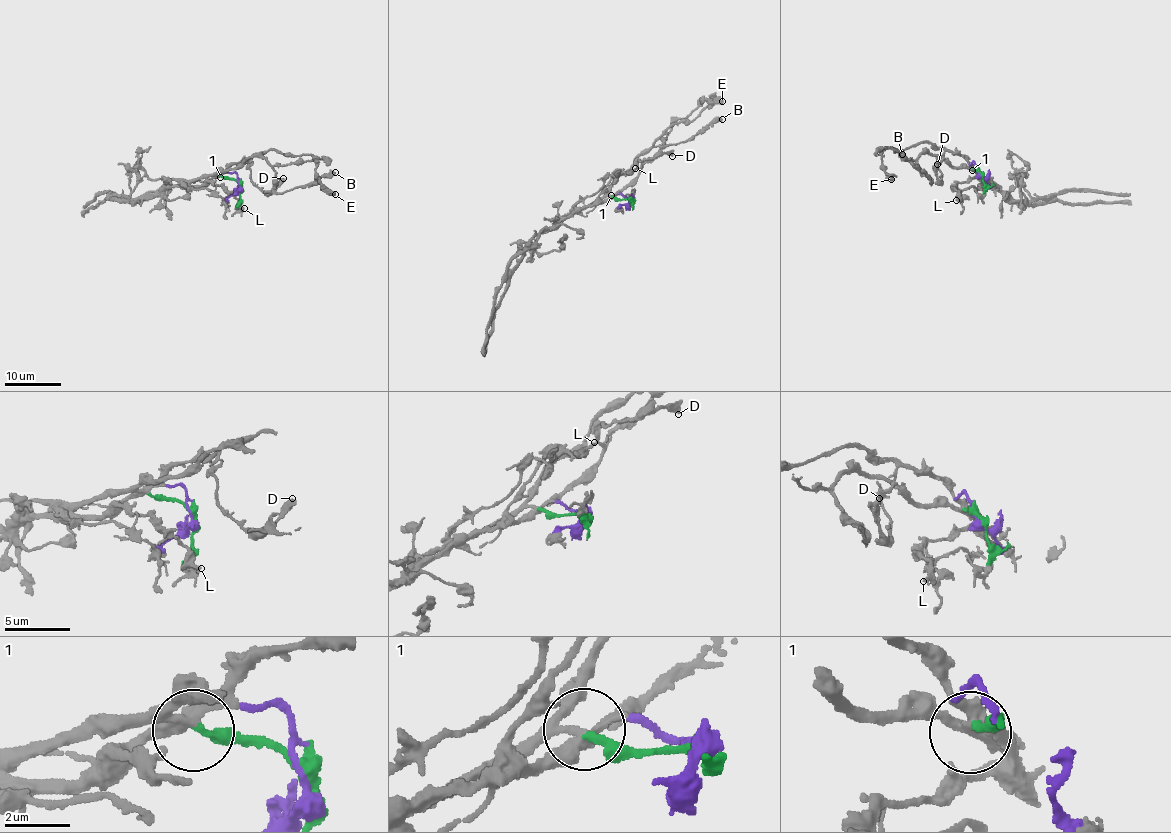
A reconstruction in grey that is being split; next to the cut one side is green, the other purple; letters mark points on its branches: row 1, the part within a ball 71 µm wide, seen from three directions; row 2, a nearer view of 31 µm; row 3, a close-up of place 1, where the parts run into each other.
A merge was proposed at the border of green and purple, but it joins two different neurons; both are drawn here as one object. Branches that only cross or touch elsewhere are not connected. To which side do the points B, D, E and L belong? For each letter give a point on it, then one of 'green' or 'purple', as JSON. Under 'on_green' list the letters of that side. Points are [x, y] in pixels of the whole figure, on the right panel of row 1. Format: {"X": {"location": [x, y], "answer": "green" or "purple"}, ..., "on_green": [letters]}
{"B": {"location": [902, 154], "answer": "green"}, "D": {"location": [937, 164], "answer": "purple"}, "E": {"location": [891, 179], "answer": "purple"}, "L": {"location": [956, 200], "answer": "purple"}, "on_green": ["B"]}

